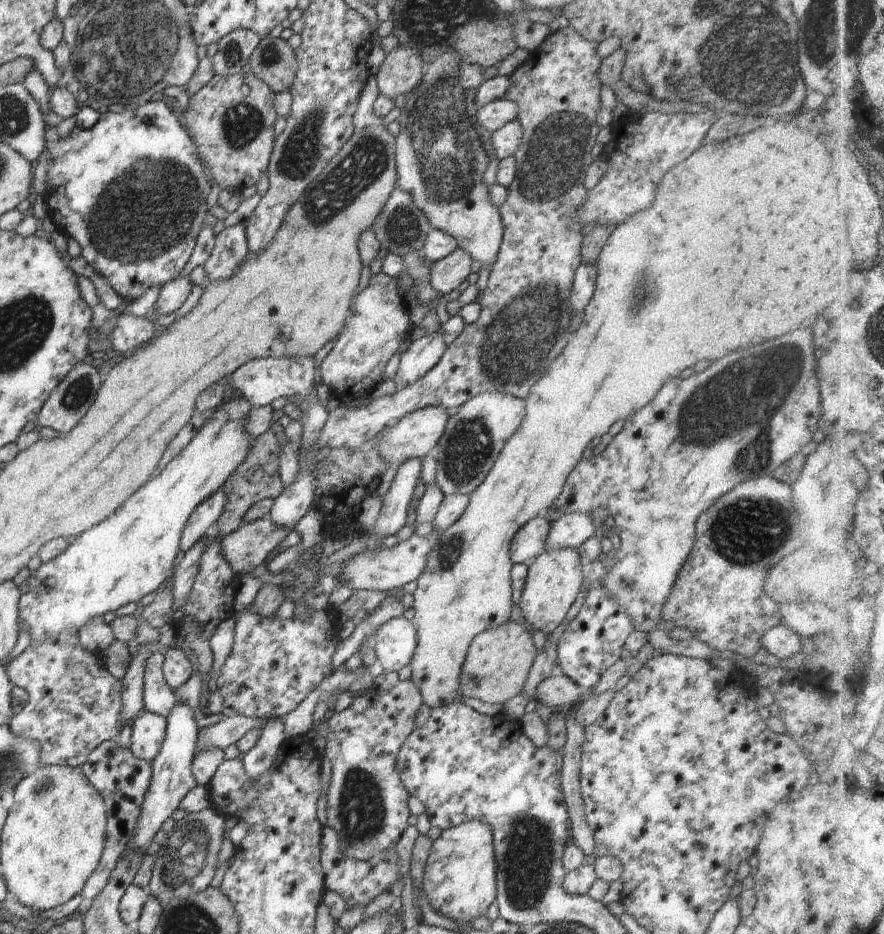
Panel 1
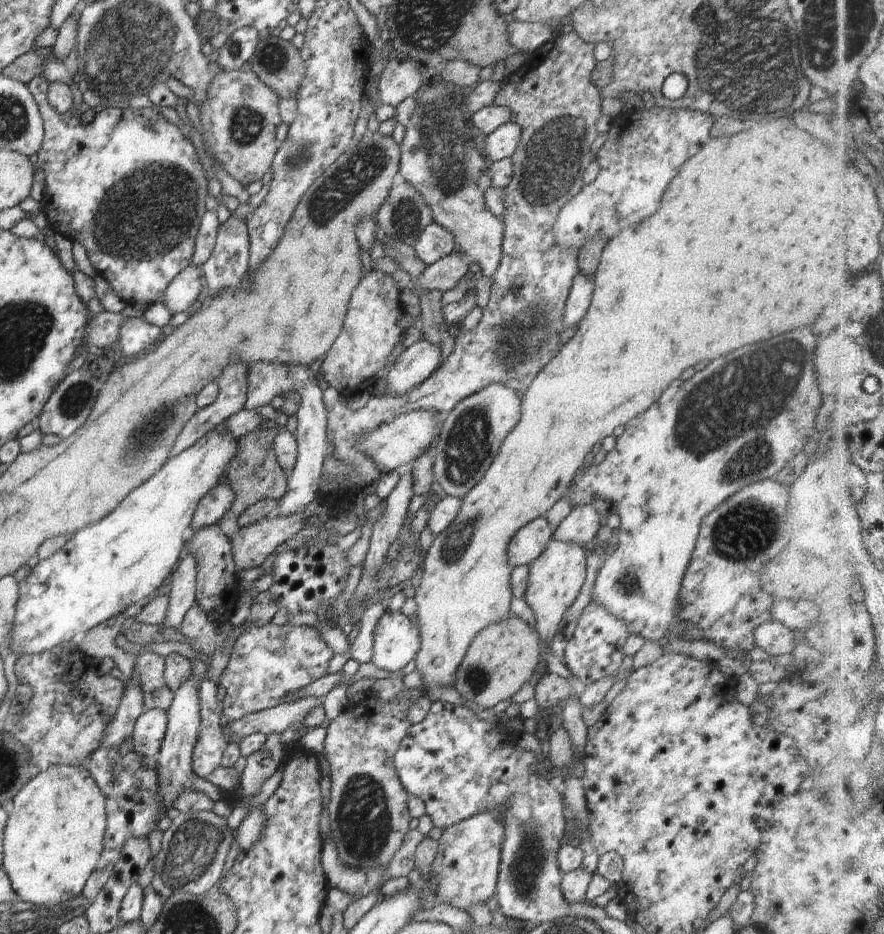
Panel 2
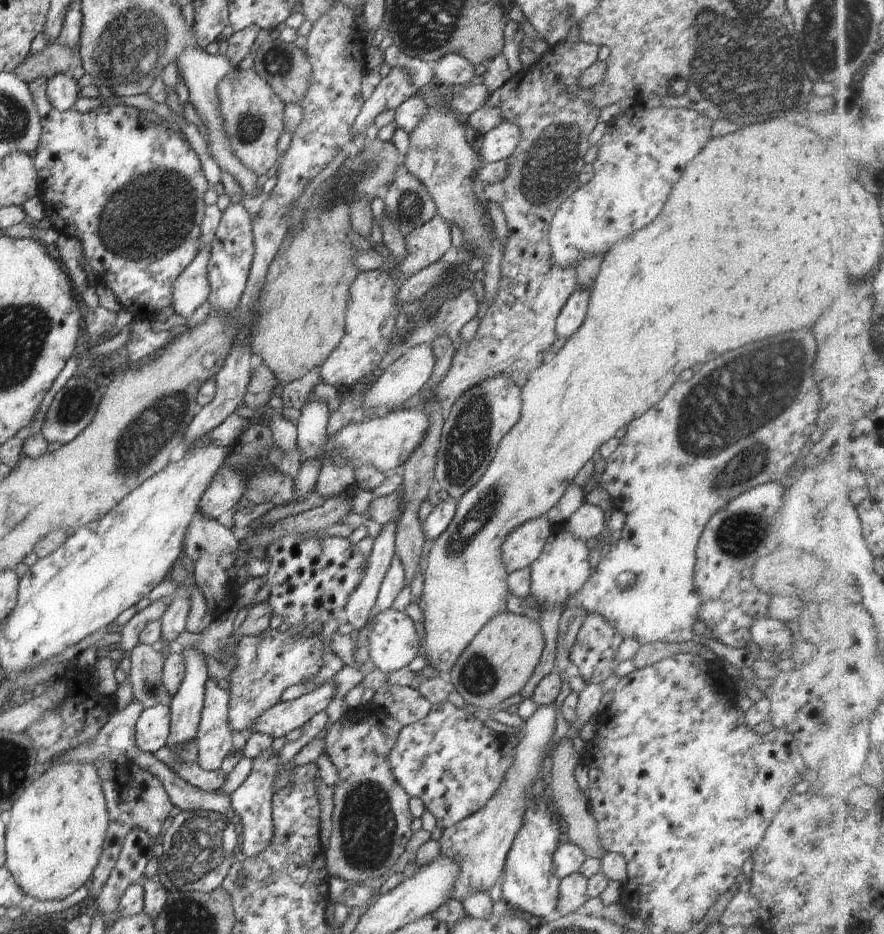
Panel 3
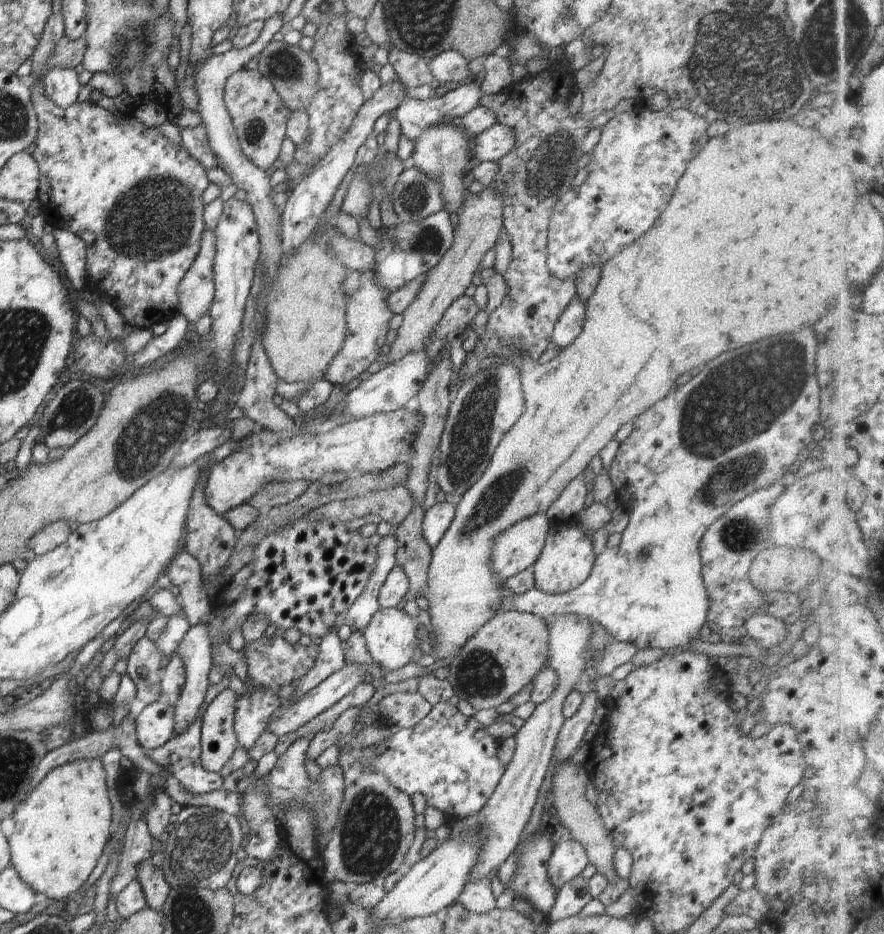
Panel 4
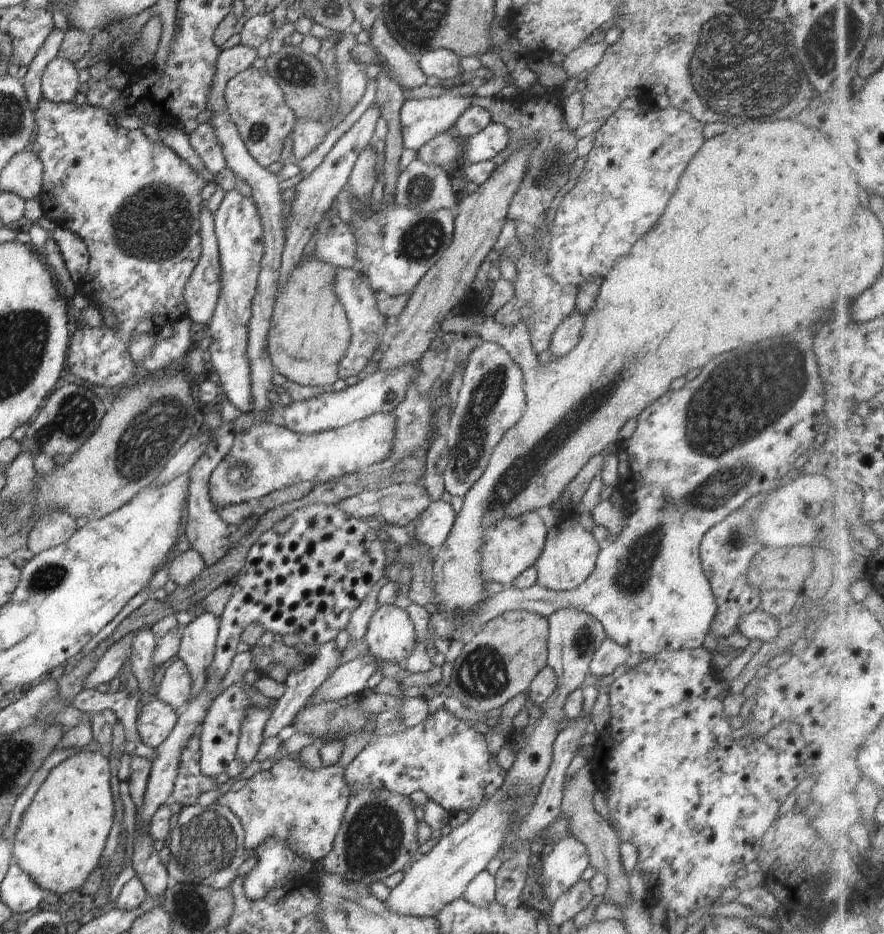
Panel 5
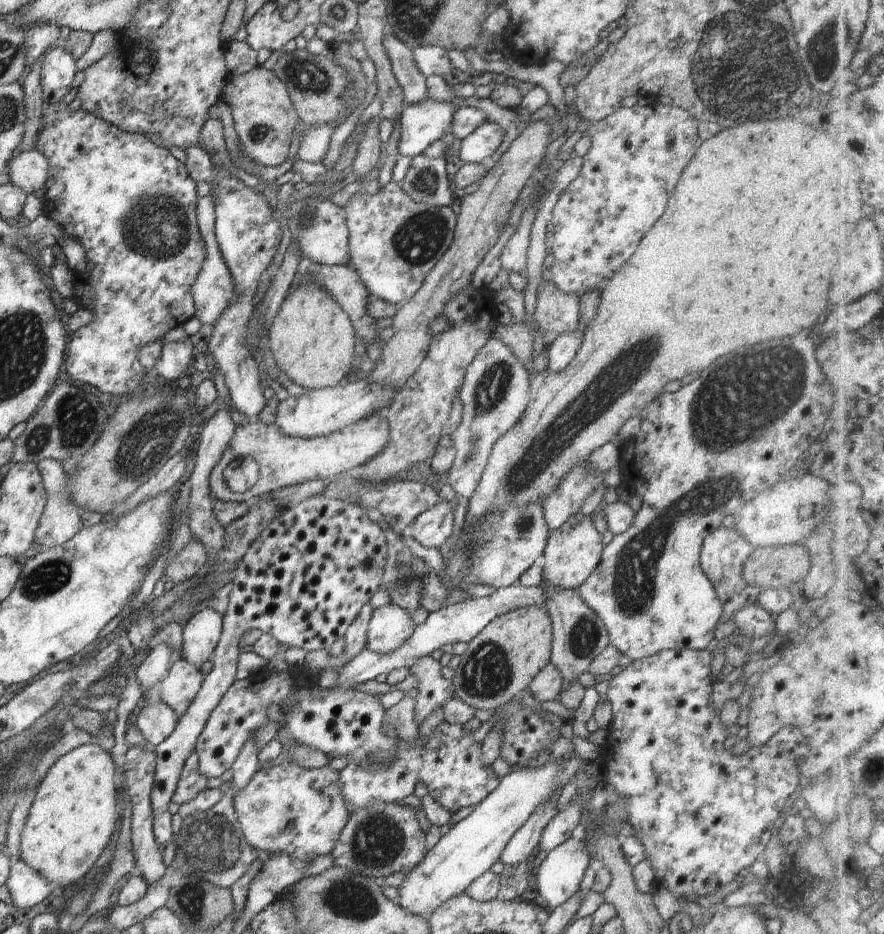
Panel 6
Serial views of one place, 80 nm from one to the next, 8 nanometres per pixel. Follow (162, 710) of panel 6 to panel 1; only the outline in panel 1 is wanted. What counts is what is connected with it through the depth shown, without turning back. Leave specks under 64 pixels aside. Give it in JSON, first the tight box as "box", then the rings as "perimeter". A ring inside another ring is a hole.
{"box":[129,711,167,762],"perimeter":[[[145,711],[135,719],[131,728],[129,749],[136,758],[152,762],[160,752],[167,729],[167,720],[156,713]]]}

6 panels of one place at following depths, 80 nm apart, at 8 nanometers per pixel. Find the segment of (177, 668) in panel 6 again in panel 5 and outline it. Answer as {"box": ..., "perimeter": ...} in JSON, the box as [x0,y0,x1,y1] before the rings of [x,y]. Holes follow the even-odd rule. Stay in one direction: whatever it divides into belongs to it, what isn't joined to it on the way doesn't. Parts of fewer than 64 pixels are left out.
{"box":[156,659,191,712],"perimeter":[[[180,659],[162,670],[164,676],[157,687],[156,698],[181,712],[191,695],[191,678],[188,667]]]}

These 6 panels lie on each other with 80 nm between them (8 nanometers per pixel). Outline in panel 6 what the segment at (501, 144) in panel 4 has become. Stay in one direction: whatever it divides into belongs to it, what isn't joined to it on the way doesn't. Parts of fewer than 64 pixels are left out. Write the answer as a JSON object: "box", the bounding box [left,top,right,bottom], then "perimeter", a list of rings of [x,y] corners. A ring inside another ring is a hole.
{"box":[461,123,505,163],"perimeter":[[[482,123],[472,134],[461,139],[461,160],[465,163],[482,163],[484,158],[496,152],[504,137],[505,130],[498,123]]]}

